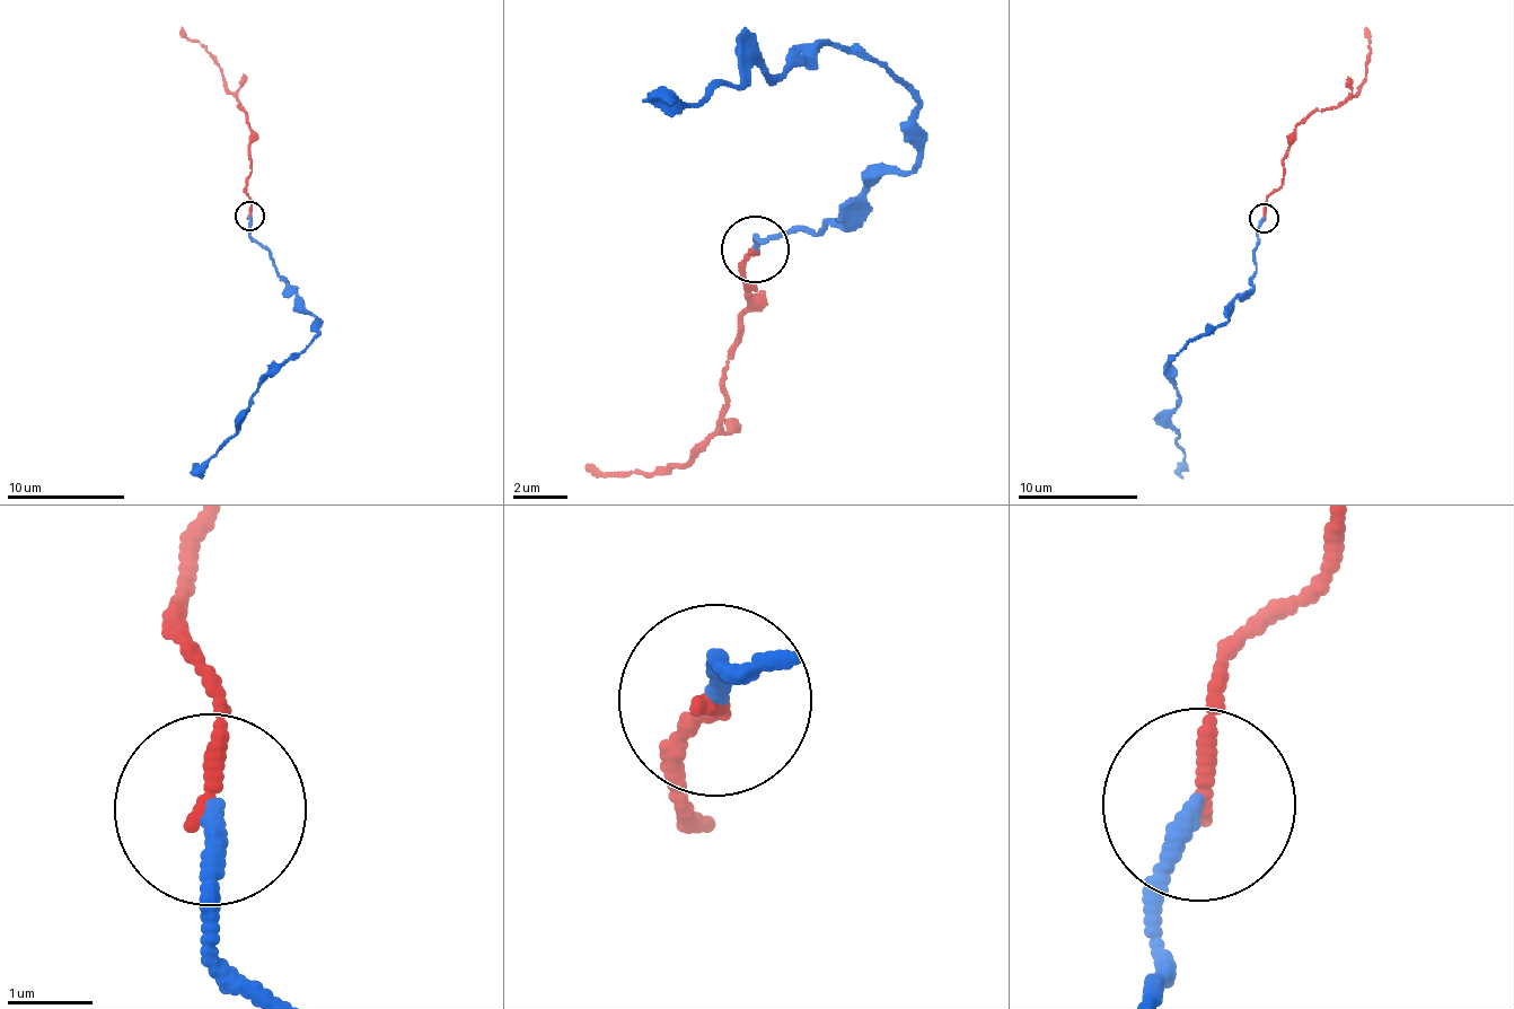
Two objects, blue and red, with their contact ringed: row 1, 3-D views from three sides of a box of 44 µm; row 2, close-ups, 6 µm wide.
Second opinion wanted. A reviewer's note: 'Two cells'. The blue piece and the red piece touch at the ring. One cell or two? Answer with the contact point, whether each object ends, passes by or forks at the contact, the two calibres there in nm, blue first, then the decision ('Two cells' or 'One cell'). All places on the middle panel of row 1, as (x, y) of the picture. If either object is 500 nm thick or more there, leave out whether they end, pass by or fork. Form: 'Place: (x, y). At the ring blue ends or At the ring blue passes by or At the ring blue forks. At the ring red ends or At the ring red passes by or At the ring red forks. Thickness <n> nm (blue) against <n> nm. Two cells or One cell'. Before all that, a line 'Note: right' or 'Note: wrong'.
Note: right
Place: (755, 249). At the ring blue ends. At the ring red ends. Thickness 220 nm (blue) against 200 nm. Two cells

